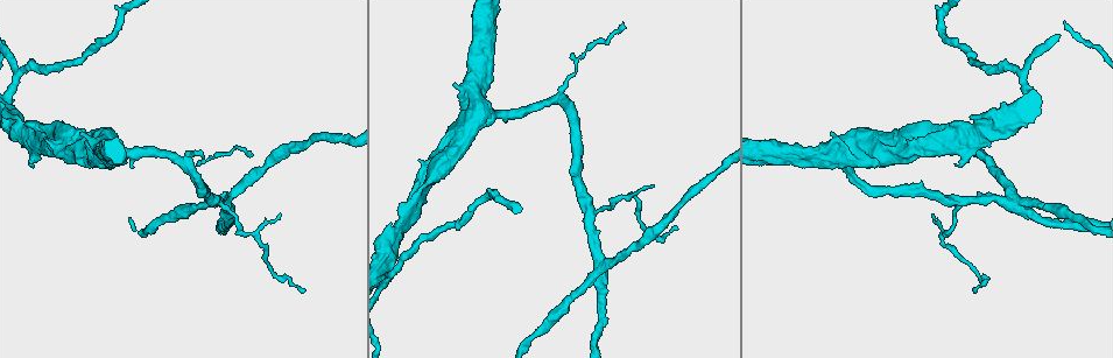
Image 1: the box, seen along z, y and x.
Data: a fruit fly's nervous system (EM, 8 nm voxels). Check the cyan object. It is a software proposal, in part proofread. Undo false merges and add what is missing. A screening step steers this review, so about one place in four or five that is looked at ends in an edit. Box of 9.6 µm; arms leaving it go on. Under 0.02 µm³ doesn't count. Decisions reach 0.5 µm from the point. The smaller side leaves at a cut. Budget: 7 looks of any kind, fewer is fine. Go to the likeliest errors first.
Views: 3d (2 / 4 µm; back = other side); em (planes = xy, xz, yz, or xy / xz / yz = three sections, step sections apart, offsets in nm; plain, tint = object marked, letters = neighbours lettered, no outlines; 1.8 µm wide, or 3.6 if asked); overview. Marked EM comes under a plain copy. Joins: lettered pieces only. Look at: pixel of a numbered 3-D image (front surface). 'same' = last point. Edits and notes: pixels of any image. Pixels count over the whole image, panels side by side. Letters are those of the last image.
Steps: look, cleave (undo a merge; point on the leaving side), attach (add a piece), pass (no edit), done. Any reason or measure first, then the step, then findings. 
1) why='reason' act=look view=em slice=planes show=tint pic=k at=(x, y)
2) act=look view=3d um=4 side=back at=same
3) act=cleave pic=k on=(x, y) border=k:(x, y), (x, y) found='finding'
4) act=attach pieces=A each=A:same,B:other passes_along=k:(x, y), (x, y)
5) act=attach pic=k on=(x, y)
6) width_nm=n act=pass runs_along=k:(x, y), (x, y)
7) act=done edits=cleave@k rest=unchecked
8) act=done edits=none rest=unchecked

why='sharp bend' act=look view=em slice=planes show=letters pic=1 at=(1008, 199)

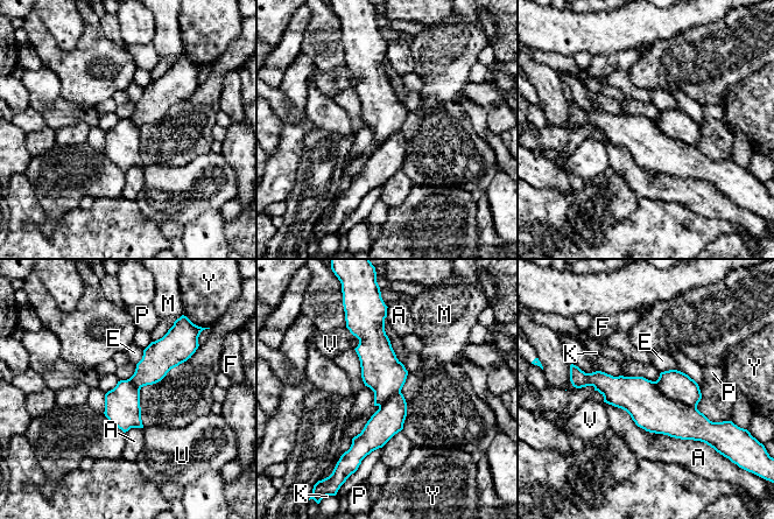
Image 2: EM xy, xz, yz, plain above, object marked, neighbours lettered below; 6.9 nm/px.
act=pass each=A:other,E:other,F:other,K:other,M:other,P:other,U:other,V:other,Y:other border=2:(678, 370), (665, 370), (661, 372) found='one neuron here'

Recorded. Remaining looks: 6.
why='stops while still wide' act=look view=em slice=planes show=letters pic=1 at=(833, 132)

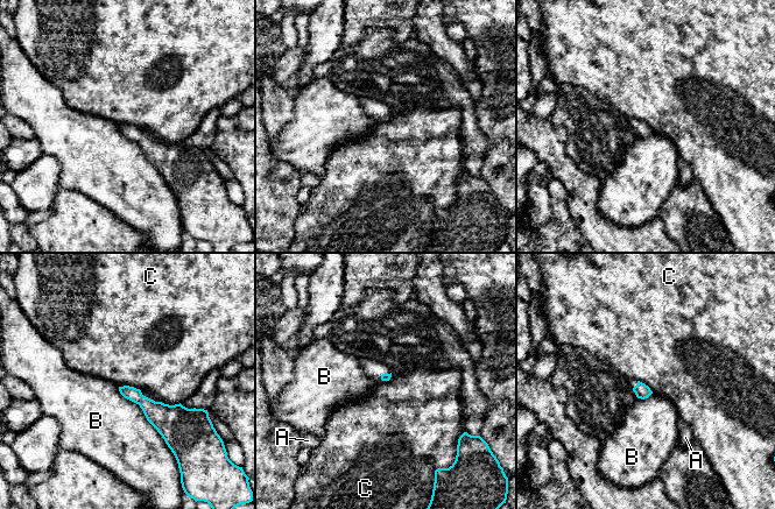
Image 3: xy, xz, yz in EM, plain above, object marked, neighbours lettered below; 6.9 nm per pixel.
act=pass each=A:other,B:other,C:other border=3:(119, 386), (133, 386), (140, 390) found='no lettered piece goes on from it'

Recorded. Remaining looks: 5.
why='thick end' act=look view=3d um=4 pic=1 at=(954, 165)

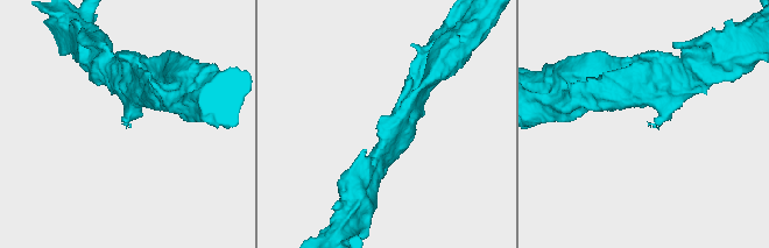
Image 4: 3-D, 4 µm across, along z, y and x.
act=look view=em slice=planes show=tint pic=4 at=(126, 123)

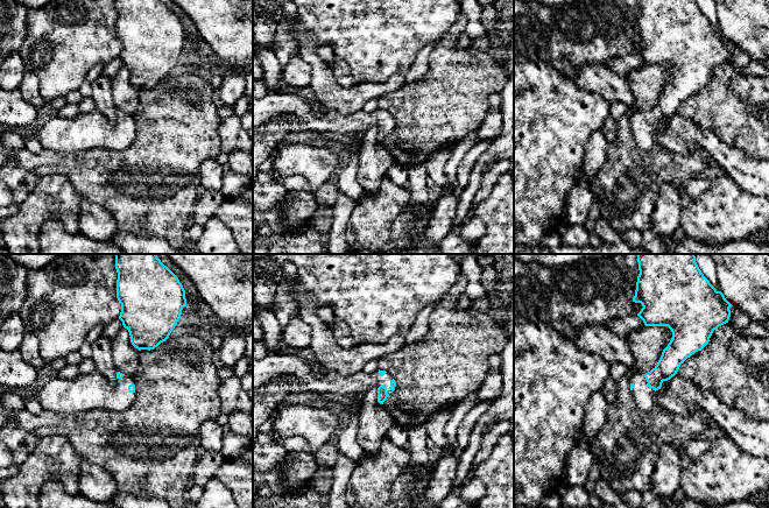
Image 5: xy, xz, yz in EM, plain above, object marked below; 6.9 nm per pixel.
act=look view=em slice=planes show=letters at=same

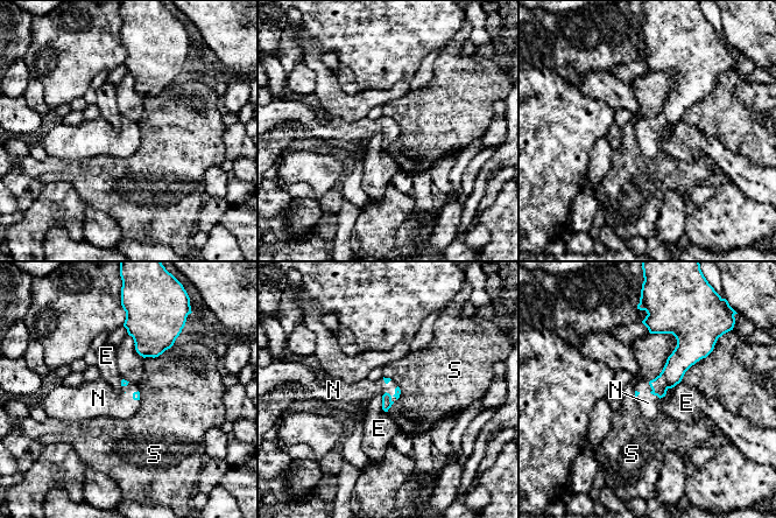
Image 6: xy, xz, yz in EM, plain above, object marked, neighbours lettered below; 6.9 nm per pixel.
act=attach pieces=N each=E:other,N:same,S:other passes_along=6:(387, 403), (390, 396), (364, 390) found='the neuron continues'

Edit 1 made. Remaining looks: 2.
act=done edits=attach@6 rest=unchecked

